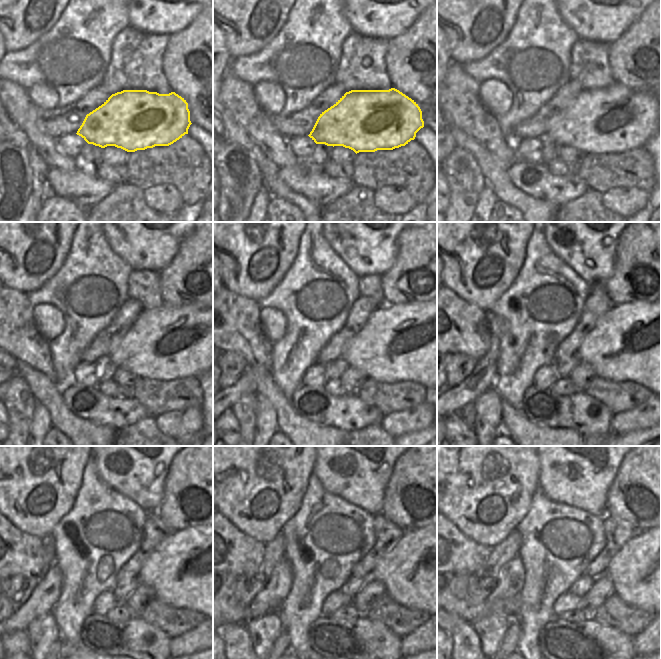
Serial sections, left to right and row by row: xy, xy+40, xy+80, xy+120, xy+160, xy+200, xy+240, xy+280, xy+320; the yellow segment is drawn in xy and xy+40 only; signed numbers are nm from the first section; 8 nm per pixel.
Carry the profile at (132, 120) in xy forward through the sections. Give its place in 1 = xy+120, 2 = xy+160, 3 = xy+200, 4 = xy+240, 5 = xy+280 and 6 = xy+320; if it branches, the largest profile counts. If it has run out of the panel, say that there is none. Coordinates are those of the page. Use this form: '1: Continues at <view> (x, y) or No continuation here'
1: Continues at xy+120 (168, 343)
2: Continues at xy+160 (416, 341)
3: Continues at xy+200 (640, 342)
4: Continues at xy+240 (192, 568)
5: Continues at xy+280 (416, 574)
6: Continues at xy+320 (640, 571).

